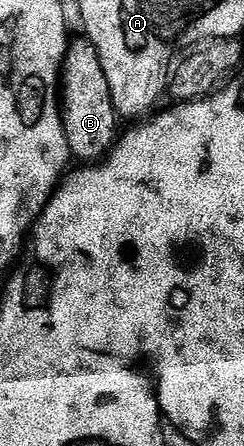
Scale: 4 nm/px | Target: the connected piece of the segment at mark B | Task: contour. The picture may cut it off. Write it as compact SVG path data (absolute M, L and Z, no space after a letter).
M78 37L69 44L61 66L59 106L70 156L82 159L80 162L85 165L100 164L119 138L119 116L109 95L107 73L103 73L99 53L90 39Z

